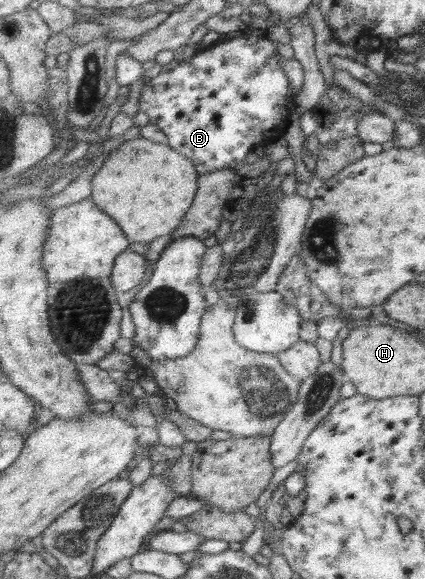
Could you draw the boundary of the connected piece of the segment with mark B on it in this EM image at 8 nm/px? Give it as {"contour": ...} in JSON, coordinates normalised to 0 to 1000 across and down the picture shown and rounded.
{"contour":[[[584,50],[586,55],[586,60],[525,64],[513,76],[459,93],[442,107],[421,109],[386,126],[355,126],[332,161],[327,190],[391,230],[395,250],[459,283],[468,302],[558,290],[600,252],[666,237],[687,197],[701,190],[704,159],[692,155],[692,135],[659,114],[649,79],[621,55]]]}

